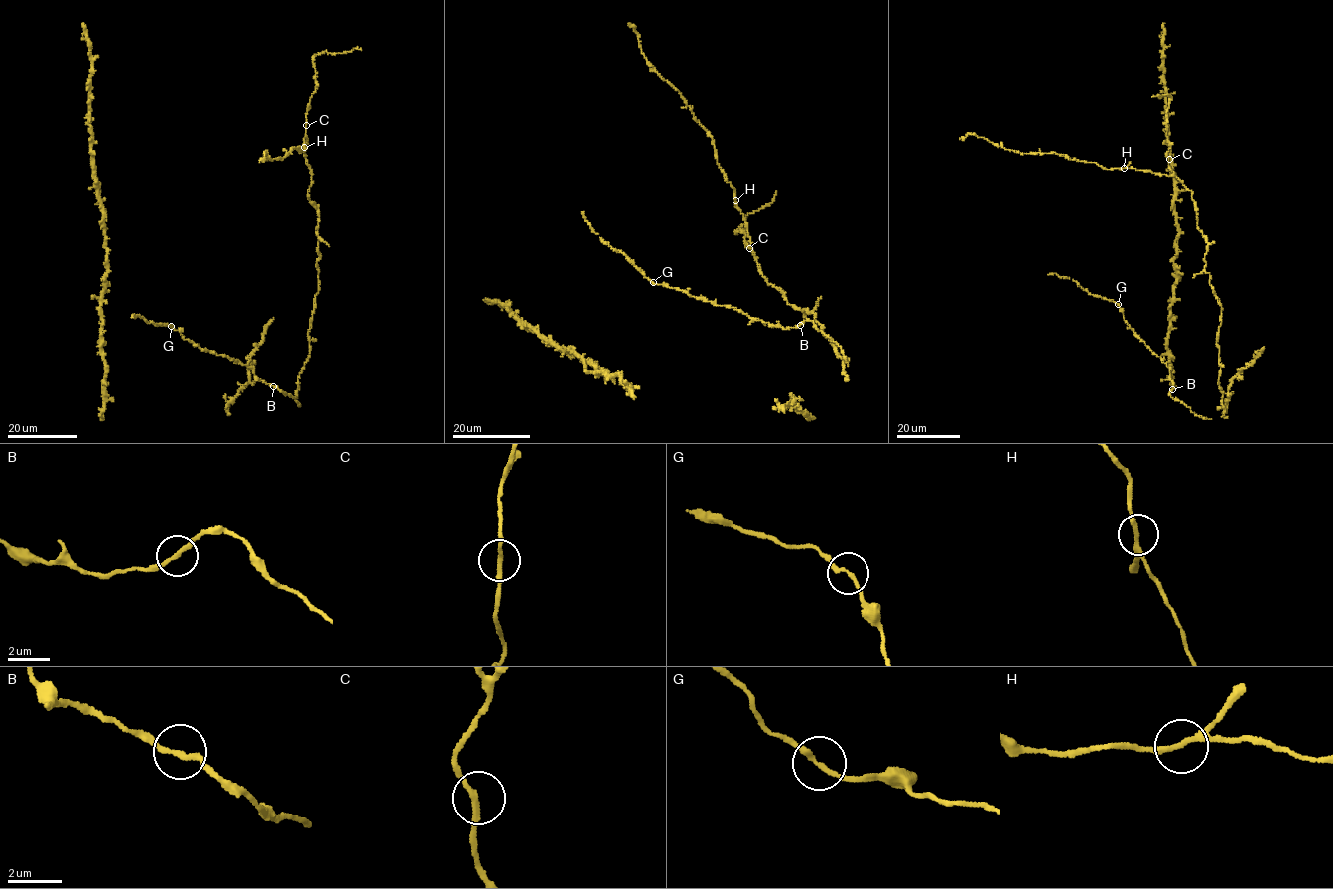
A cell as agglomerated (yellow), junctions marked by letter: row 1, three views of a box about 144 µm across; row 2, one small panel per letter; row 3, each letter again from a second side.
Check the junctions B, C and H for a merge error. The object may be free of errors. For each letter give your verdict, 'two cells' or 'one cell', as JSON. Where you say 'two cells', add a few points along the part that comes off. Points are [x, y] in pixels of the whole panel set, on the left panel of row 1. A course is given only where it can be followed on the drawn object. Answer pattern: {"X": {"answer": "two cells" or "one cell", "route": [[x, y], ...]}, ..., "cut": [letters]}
{"B": {"answer": "one cell"}, "C": {"answer": "one cell"}, "H": {"answer": "one cell"}, "cut": []}

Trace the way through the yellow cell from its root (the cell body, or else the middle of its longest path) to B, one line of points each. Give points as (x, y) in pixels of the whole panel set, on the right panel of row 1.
B: (1197, 415), (1171, 397), (1173, 389)

